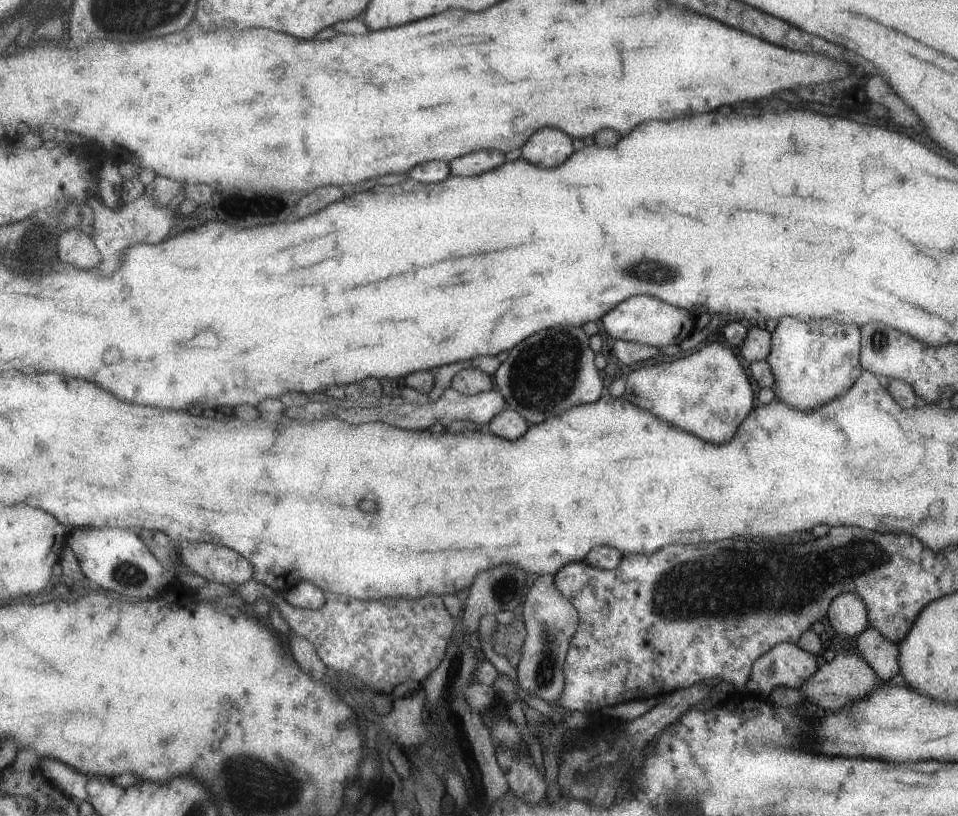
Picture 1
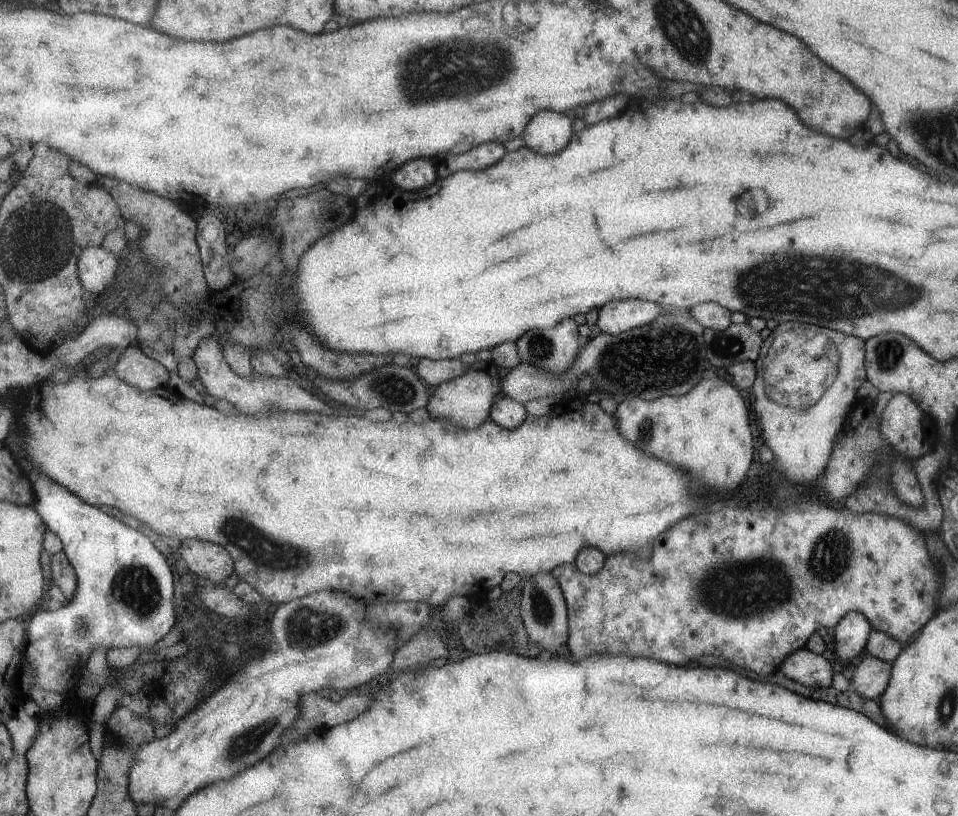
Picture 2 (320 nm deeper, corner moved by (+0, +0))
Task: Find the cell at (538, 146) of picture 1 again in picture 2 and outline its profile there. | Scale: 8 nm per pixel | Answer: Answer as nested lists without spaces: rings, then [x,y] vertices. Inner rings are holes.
[[[541,110],[525,130],[525,142],[541,154],[561,152],[573,138],[573,120],[567,114]]]

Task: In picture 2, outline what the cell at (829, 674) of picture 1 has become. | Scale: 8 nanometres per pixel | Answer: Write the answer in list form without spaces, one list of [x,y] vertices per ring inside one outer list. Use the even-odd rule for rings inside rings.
[[[868,654],[853,670],[852,688],[864,699],[876,699],[887,686],[891,665]]]

